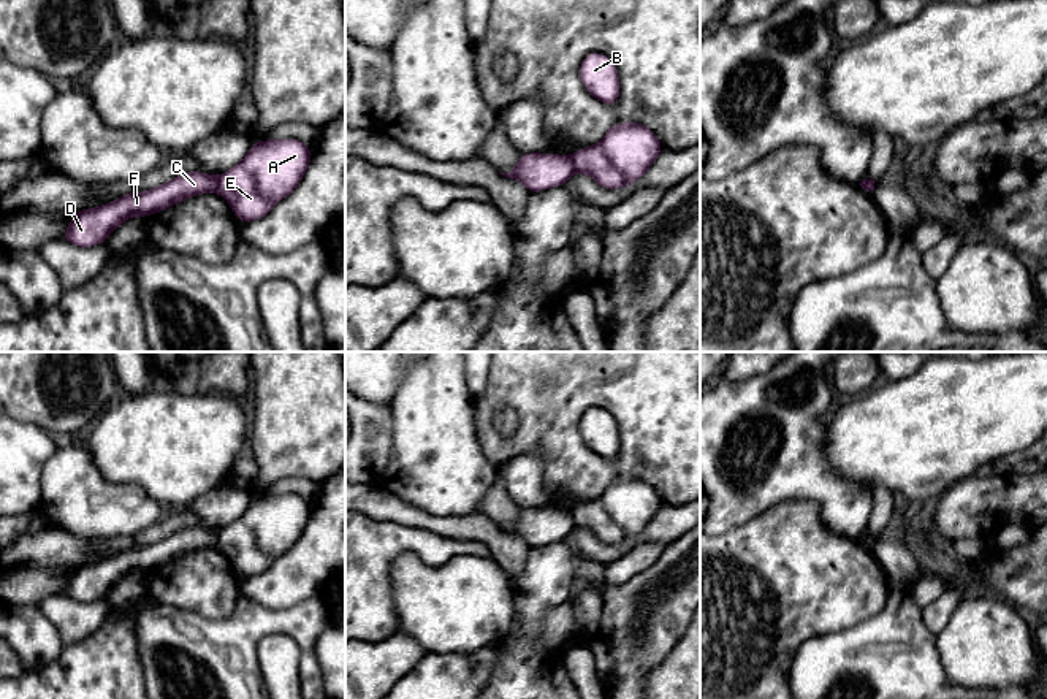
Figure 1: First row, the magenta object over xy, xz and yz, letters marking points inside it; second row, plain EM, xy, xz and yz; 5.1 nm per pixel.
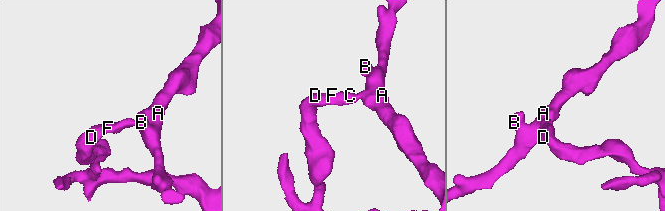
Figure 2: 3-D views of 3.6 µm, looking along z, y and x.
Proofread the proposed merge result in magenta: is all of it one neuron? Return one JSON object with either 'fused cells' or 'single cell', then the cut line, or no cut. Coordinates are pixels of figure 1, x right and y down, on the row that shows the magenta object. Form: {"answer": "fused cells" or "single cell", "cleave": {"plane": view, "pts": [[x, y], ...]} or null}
{"answer": "fused cells", "cleave": {"plane": "xy", "pts": [[216, 178], [217, 190]]}}

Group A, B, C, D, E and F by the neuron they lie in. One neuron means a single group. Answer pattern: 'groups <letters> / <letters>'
groups A B E / C D F

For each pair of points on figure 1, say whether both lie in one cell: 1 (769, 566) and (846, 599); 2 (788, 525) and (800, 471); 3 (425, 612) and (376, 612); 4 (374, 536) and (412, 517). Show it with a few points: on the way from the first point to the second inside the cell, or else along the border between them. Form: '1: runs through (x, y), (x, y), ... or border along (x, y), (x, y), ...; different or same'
1: runs through (788, 577), (827, 582); same
2: border along (759, 515), (784, 501), (811, 500), (824, 523); different
3: border along (388, 576), (398, 628); different
4: border along (363, 514), (379, 520), (422, 527), (436, 533); different

